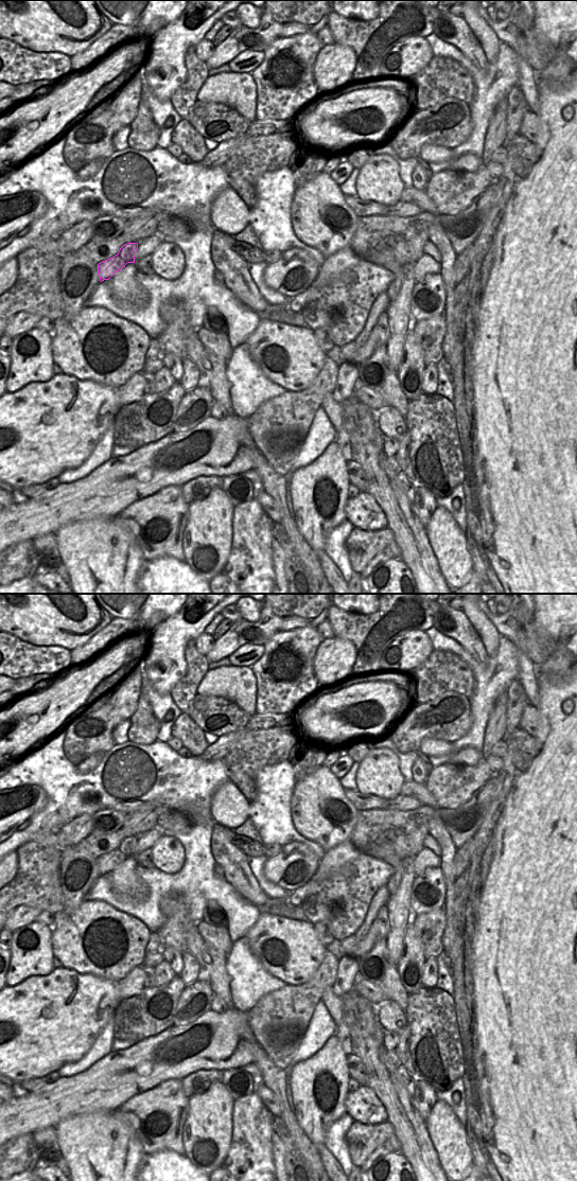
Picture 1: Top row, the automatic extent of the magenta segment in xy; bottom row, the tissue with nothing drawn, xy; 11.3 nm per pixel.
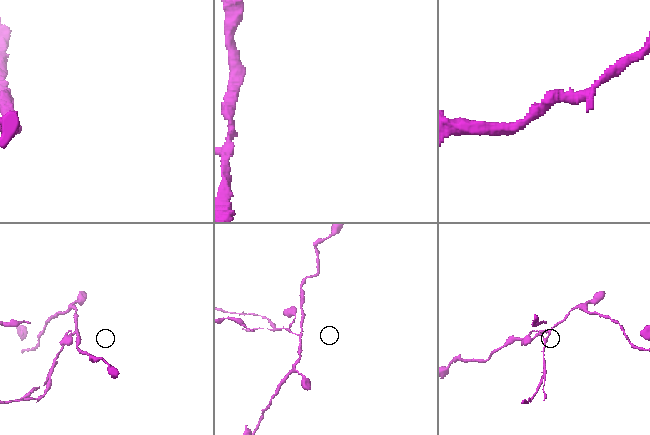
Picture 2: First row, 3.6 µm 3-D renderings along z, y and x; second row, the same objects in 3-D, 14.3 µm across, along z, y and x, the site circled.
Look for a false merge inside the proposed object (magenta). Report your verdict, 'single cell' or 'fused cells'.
fused cells

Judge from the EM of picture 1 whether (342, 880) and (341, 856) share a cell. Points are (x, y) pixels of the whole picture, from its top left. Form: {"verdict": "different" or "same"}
{"verdict": "different"}

